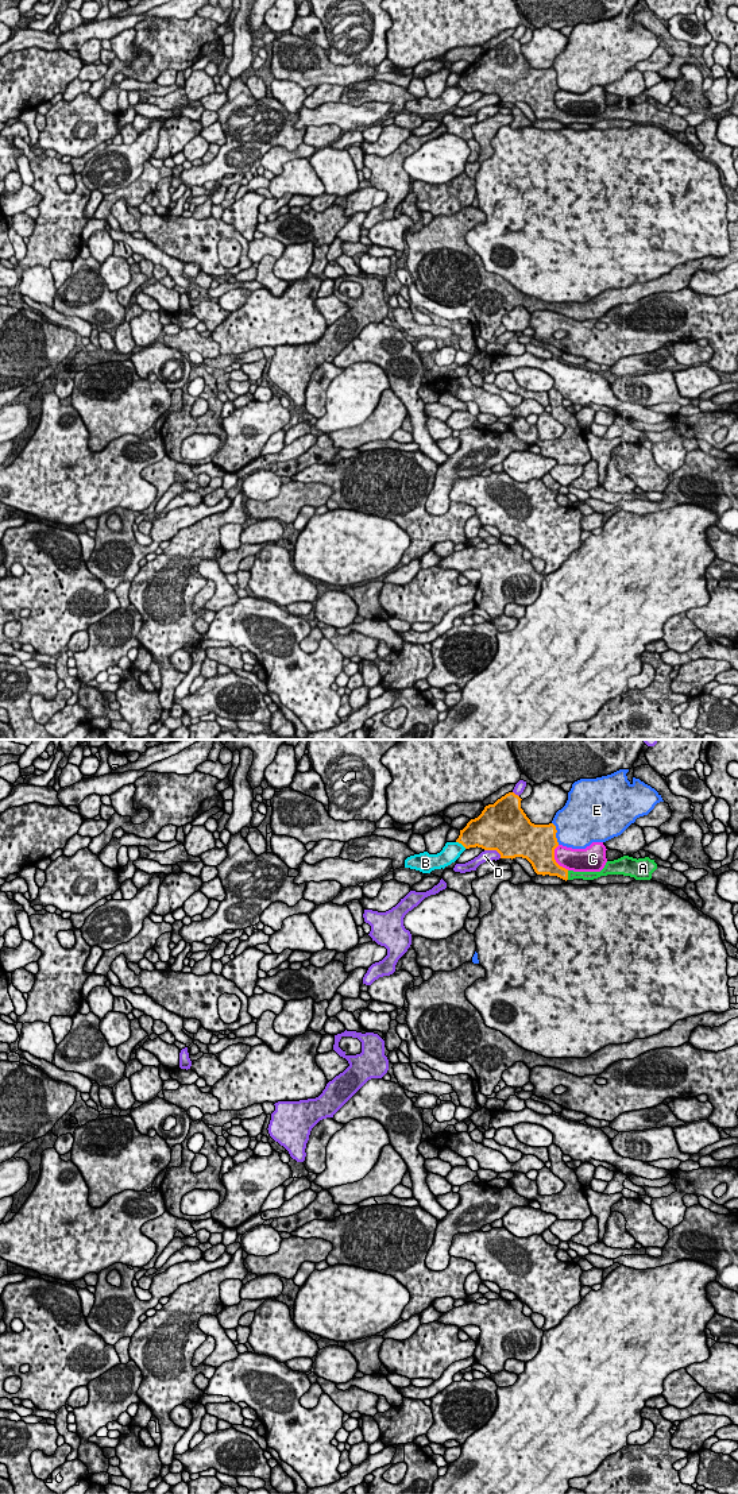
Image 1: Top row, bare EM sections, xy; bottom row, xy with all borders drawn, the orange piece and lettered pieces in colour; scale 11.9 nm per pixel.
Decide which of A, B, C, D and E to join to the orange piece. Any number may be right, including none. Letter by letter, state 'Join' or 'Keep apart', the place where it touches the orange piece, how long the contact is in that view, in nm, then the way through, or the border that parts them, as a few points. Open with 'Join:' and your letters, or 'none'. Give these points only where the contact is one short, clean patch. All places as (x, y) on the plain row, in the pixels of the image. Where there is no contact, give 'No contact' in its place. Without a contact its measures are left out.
Join: A
A: Join. Touches orange at xy (567, 119). Shared border 110 nm
B: Keep apart. Touches orange at xy (462, 88). Shared border 150 nm
C: Keep apart. Touches orange at xy (555, 104). Shared border 340 nm
D: Keep apart. Touches orange at xy (494, 93). Shared border 240 nm
E: Keep apart. Touches orange at xy (556, 76). Shared border 280 nm

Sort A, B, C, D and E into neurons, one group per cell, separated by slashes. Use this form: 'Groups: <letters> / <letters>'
Groups: A / B / C / D / E

